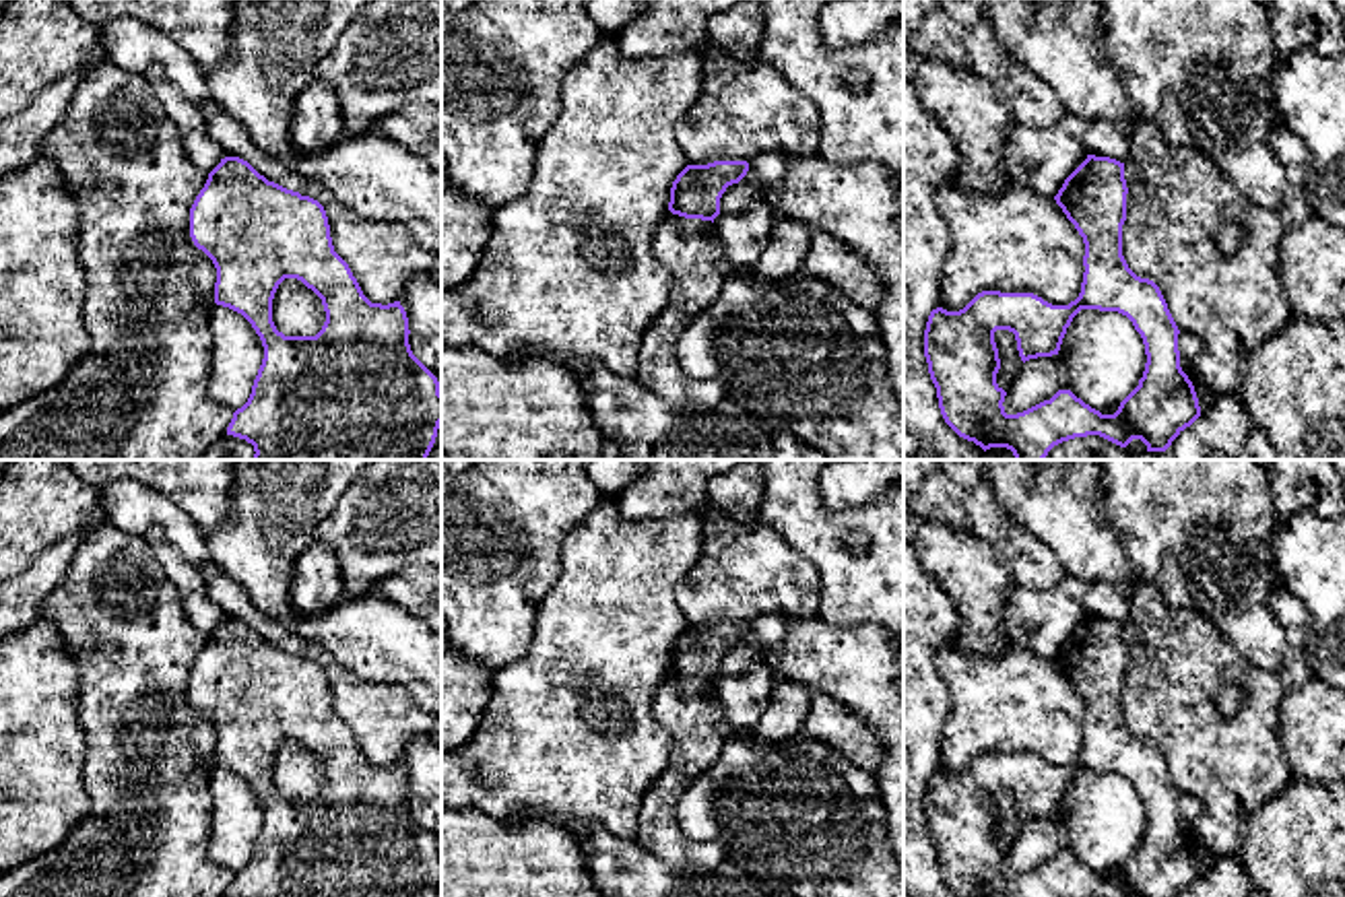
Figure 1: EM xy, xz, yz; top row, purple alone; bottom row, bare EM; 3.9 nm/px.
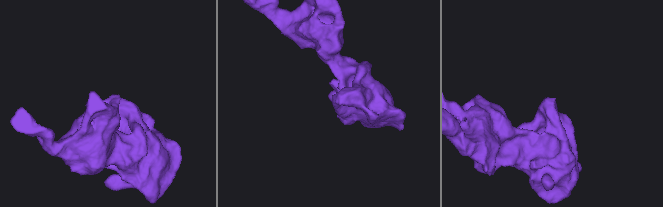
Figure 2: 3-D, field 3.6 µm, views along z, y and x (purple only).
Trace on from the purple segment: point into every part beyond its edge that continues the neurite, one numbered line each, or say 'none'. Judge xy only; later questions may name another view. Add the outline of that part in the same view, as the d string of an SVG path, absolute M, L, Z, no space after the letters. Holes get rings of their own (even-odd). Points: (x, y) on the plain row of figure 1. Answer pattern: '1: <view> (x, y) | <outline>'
none

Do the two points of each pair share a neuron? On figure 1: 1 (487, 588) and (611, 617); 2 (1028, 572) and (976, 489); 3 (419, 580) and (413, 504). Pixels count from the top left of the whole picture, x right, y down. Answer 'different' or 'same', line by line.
1: different
2: same
3: different

